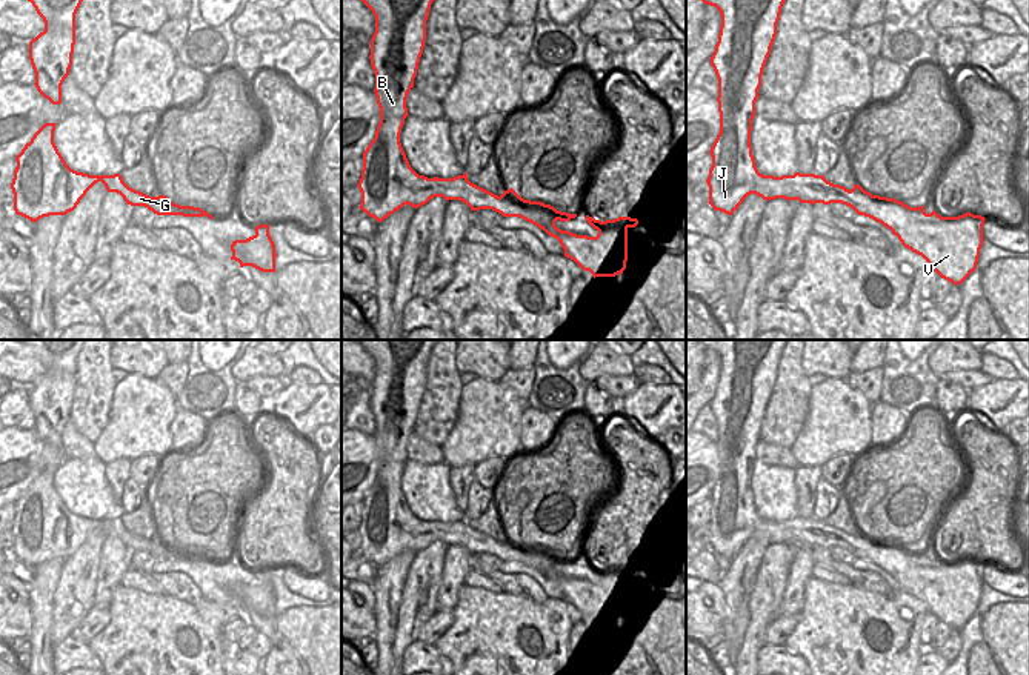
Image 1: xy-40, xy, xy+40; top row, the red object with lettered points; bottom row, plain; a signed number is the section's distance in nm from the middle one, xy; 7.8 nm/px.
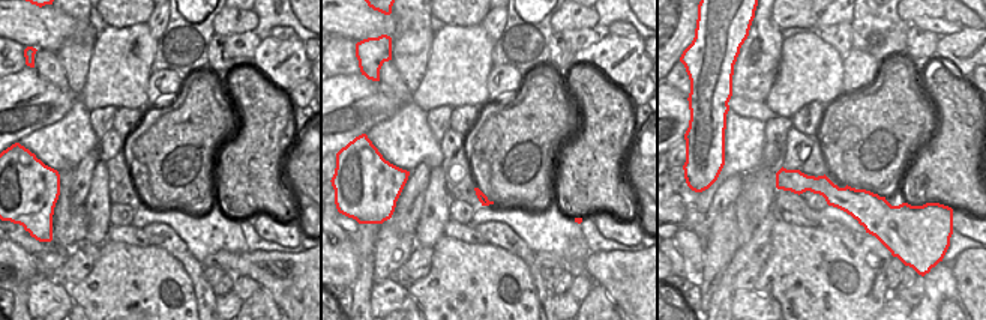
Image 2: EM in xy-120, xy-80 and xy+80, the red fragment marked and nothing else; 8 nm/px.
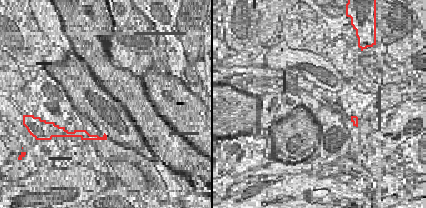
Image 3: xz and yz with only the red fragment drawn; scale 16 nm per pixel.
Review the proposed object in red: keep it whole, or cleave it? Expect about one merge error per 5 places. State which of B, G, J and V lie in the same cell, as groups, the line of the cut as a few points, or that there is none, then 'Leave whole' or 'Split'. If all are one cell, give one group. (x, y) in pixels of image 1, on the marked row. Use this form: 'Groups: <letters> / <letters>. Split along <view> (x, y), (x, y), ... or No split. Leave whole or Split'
Groups: B G J V. No split. Leave whole.

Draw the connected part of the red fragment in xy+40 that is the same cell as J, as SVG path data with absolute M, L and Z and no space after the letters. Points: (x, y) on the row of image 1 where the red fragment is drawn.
M701 0L715 6L721 15L721 26L711 65L718 78L718 112L720 132L709 151L712 166L706 180L709 186L709 204L714 211L732 215L743 200L755 194L763 200L798 200L800 203L841 203L852 208L858 215L869 217L898 237L901 244L921 255L927 266L941 278L952 284L961 284L975 269L983 246L984 217L966 212L958 217L941 217L935 211L924 212L924 206L911 208L895 198L872 195L860 185L849 191L834 185L824 175L800 174L794 175L763 175L755 166L751 146L752 120L755 117L755 101L760 97L761 75L771 48L777 35L784 0Z

